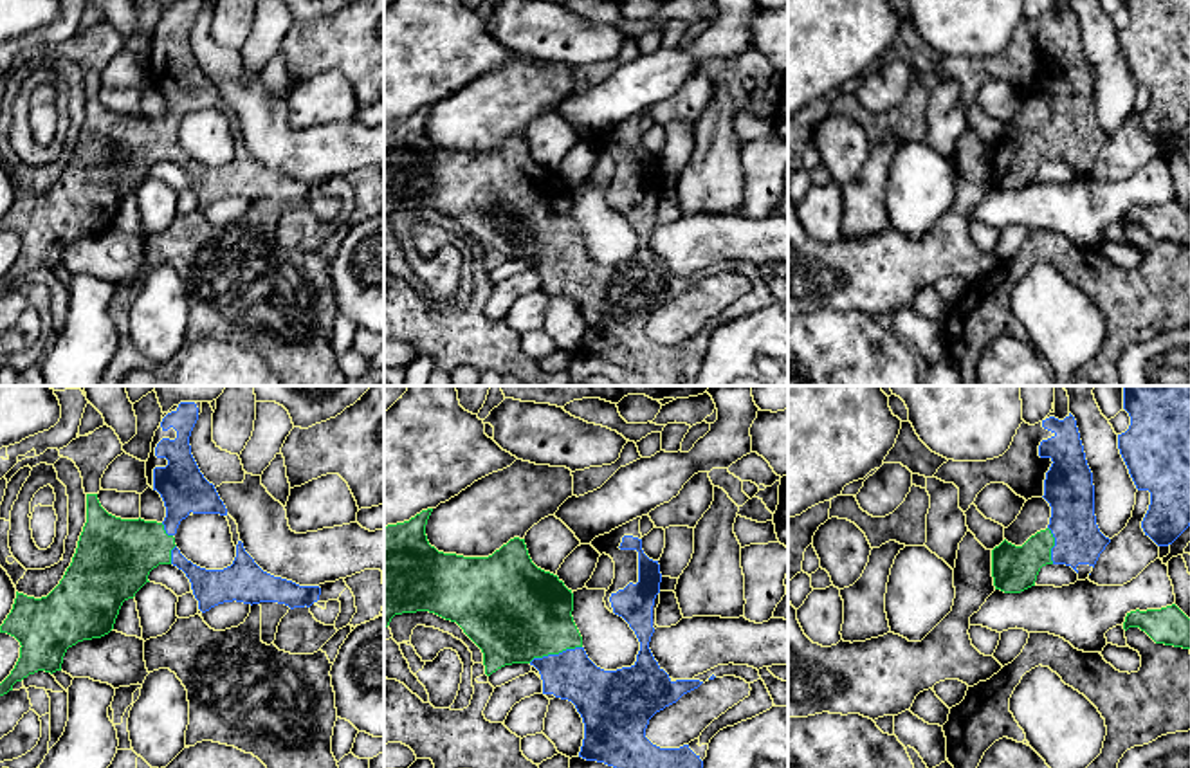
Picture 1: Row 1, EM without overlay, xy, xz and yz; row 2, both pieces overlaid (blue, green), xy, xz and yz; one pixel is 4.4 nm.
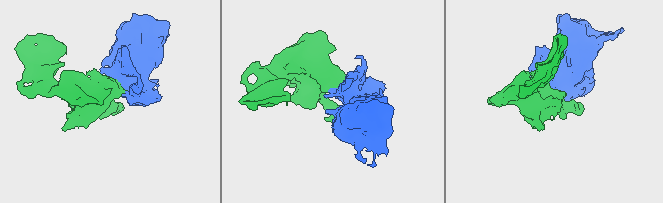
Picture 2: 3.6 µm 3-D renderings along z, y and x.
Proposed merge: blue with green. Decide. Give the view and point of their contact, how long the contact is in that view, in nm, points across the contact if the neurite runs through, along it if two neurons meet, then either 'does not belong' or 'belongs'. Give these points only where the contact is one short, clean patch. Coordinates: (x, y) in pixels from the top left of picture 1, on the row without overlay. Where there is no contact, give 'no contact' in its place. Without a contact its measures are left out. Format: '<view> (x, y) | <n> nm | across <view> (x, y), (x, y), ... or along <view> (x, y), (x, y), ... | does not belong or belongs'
xz (554, 251) | 260 nm | across xz (570, 271), (554, 251), (518, 208) | belongs

